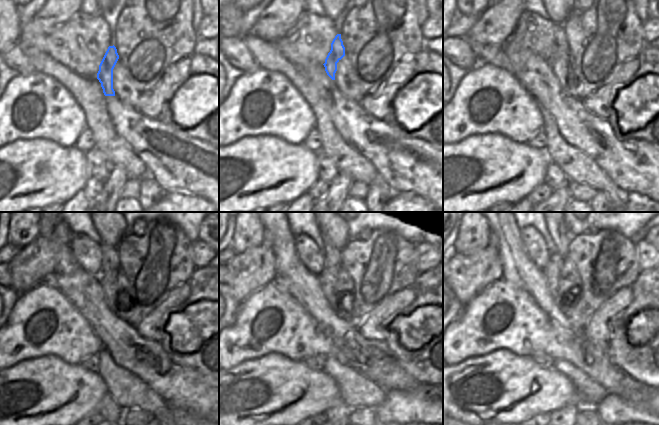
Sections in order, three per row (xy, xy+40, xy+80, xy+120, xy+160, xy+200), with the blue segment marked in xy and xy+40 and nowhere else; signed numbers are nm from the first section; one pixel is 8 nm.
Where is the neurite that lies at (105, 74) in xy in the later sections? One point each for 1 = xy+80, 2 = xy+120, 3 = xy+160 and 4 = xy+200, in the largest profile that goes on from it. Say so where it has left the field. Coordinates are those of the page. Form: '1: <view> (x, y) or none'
1: xy+80 (561, 43)
2: xy+120 (110, 262)
3: xy+160 (332, 254)
4: xy+200 (560, 233)

